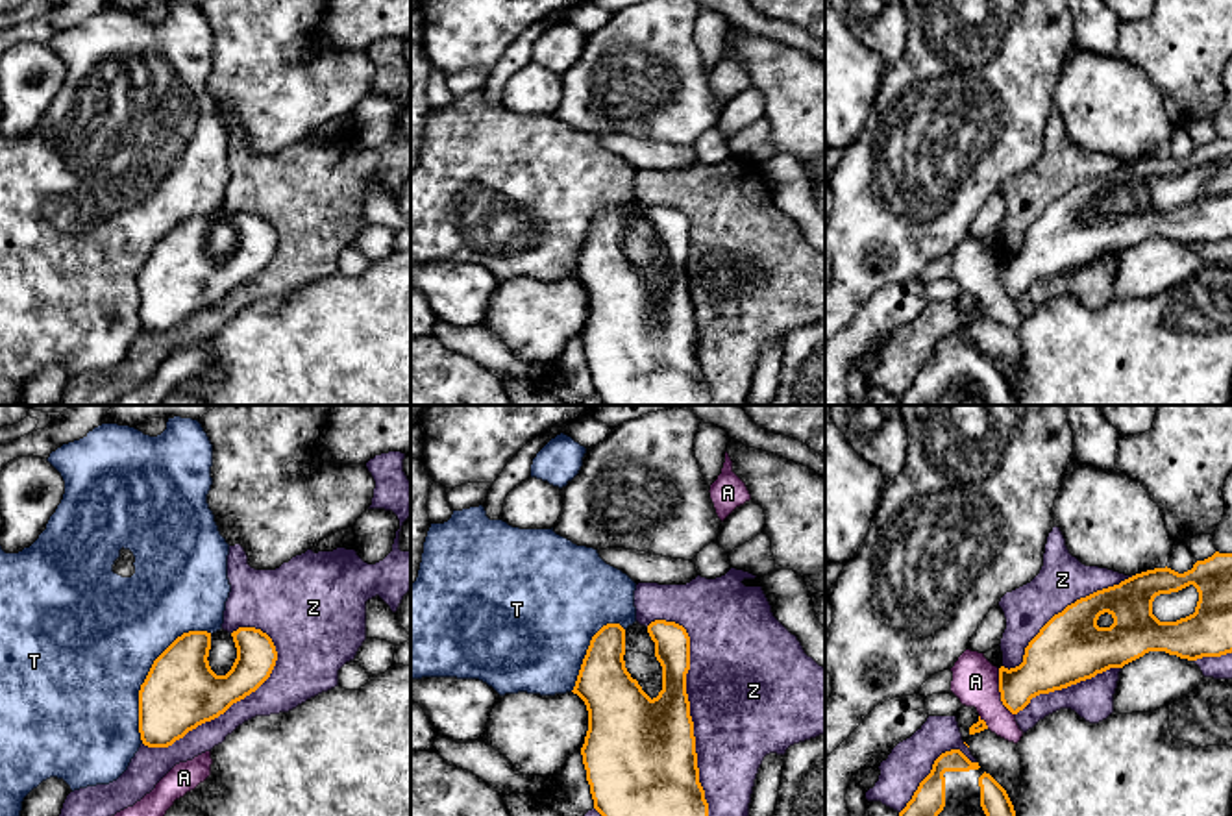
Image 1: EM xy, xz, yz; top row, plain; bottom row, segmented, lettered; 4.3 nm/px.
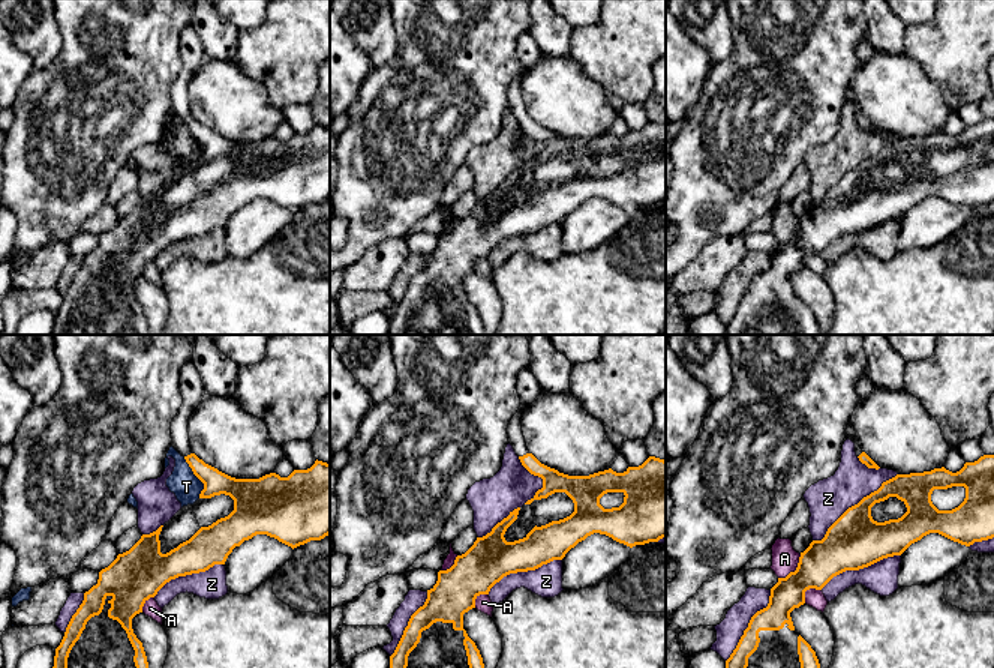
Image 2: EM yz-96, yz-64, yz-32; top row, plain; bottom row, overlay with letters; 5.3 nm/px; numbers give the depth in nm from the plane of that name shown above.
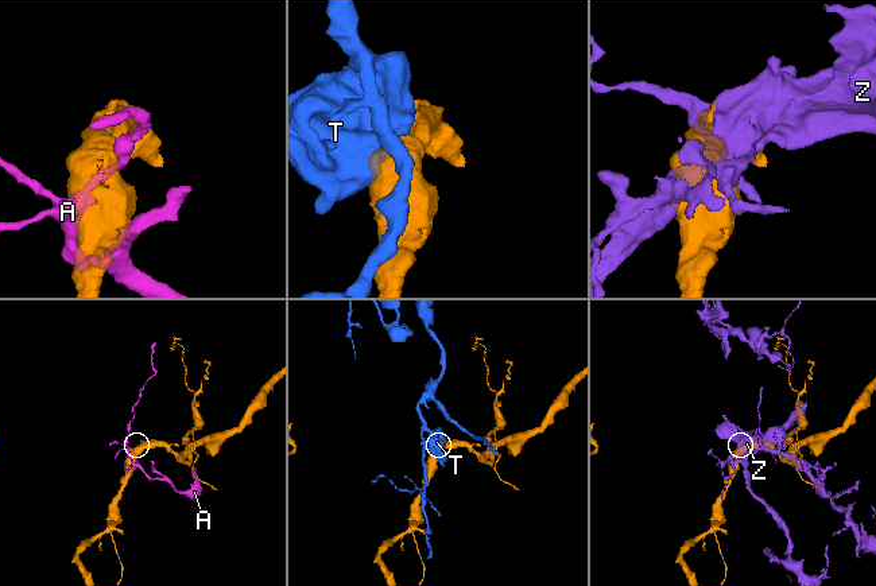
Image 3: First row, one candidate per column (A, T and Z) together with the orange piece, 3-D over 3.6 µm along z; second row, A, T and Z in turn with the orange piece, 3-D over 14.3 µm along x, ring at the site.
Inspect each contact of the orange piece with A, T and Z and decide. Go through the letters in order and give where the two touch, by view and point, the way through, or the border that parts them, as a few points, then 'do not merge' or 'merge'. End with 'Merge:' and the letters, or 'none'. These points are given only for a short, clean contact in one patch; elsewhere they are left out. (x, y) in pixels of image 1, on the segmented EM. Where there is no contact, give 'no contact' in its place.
A: meets orange in yz at (999, 691); do not merge
T: meets orange in xy at (148, 674); do not merge
Z: meets orange in xz at (689, 707); do not merge
Merge: none

